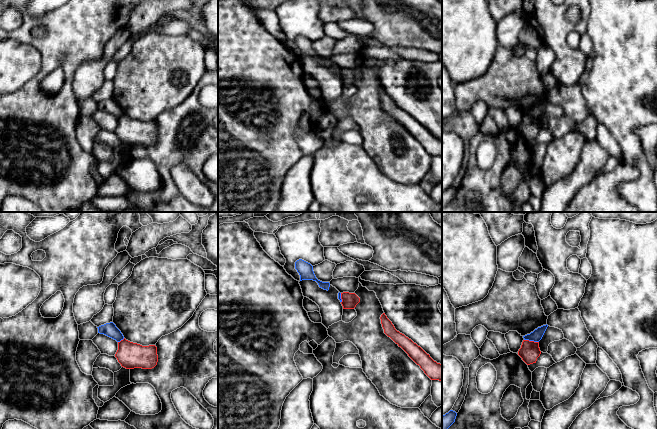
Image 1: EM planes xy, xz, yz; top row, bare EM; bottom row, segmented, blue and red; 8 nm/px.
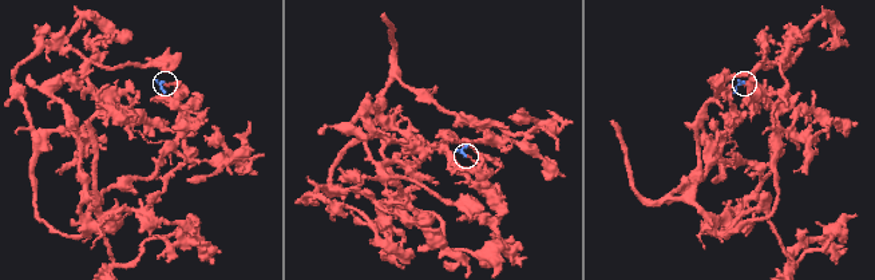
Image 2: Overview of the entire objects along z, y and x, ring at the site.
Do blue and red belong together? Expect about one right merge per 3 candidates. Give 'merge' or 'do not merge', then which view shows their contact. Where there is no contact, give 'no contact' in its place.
do not merge; meets blue in yz

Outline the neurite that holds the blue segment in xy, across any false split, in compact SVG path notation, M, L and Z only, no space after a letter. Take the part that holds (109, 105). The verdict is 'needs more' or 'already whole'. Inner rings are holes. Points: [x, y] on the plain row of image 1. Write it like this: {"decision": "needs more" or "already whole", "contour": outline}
{"decision": "already whole", "contour": "M113 98L106 99L104 101L101 101L98 104L98 109L104 110L117 118L120 118L124 115L123 110L121 107L116 103L116 101Z"}

